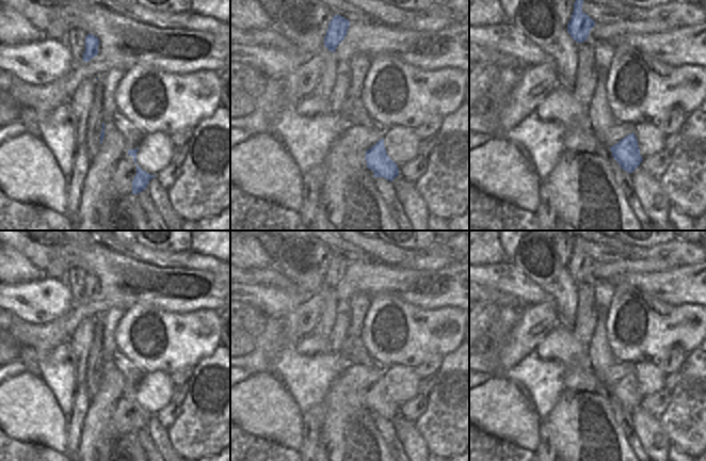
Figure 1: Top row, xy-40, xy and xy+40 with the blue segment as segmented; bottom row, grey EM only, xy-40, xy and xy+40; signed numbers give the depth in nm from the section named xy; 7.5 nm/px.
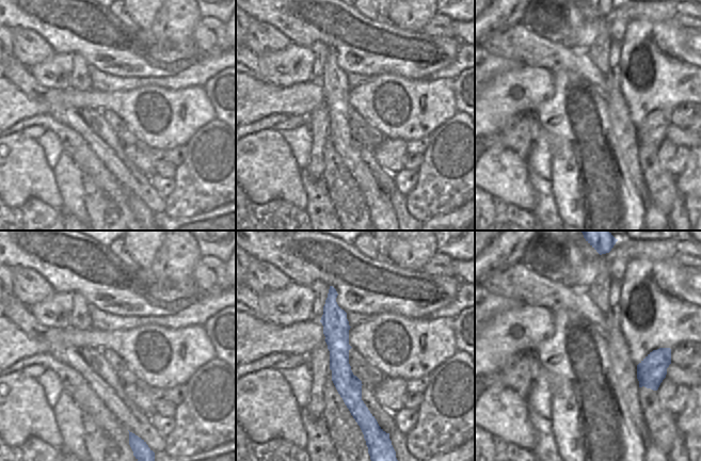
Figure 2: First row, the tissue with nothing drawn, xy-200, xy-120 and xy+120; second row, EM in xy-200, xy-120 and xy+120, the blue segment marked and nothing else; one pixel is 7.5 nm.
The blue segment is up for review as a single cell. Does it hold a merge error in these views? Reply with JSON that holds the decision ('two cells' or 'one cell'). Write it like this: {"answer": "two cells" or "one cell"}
{"answer": "two cells"}

